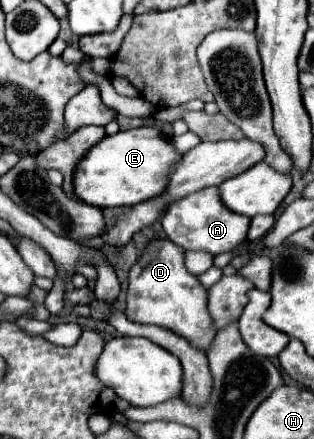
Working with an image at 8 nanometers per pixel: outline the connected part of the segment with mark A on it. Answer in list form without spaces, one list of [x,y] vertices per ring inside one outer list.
[[[216,186],[204,188],[200,192],[188,194],[182,200],[172,202],[168,206],[168,212],[162,216],[162,228],[174,244],[182,246],[184,250],[204,250],[204,252],[186,252],[186,268],[194,276],[200,276],[202,272],[210,270],[214,256],[222,252],[230,252],[236,246],[240,246],[246,240],[248,226],[250,226],[248,216],[234,214],[222,206]]]

